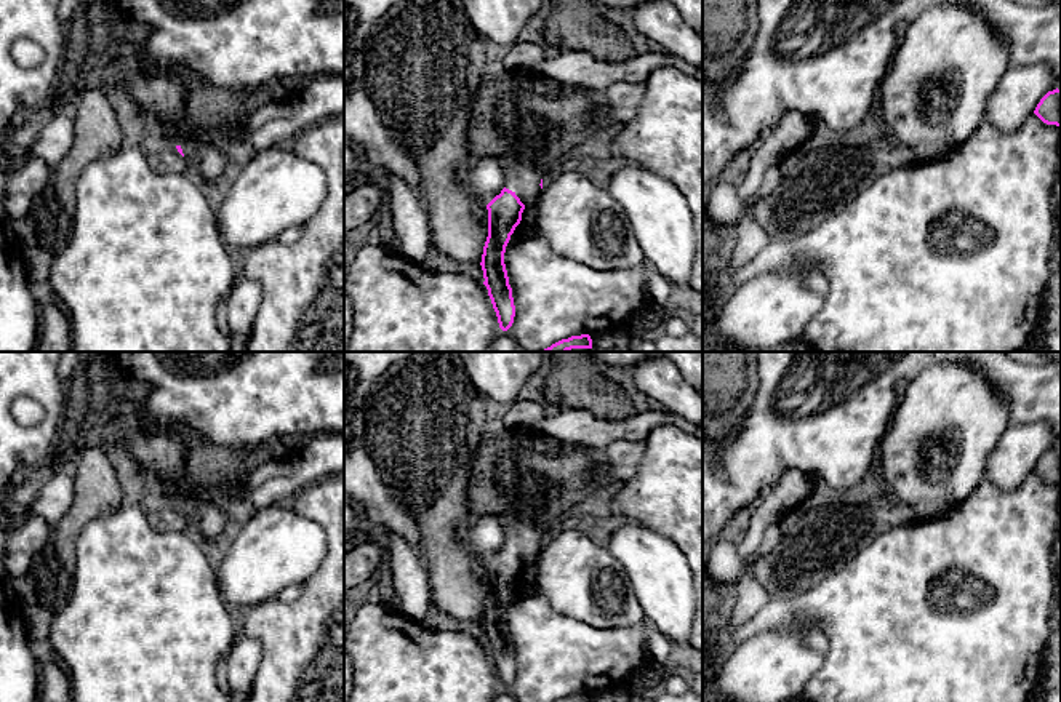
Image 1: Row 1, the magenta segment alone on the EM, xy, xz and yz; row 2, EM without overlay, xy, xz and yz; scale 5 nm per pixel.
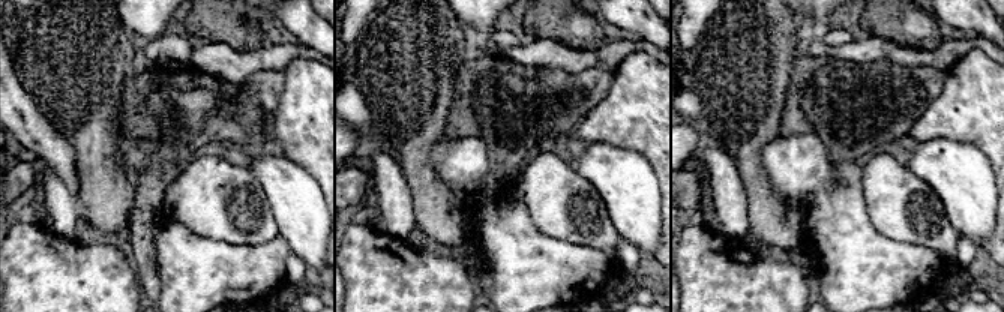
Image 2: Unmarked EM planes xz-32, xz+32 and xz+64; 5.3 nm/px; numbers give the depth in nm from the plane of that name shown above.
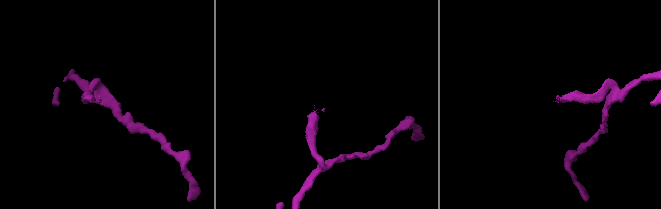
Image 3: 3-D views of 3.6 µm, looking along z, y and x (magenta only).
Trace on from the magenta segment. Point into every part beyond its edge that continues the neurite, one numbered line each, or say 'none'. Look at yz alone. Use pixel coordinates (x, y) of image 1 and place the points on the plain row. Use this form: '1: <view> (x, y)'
none

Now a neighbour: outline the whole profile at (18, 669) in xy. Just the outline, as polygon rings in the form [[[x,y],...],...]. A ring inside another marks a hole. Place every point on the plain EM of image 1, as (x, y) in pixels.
[[[0,580],[0,702],[35,702],[38,664],[30,648],[21,606]]]

